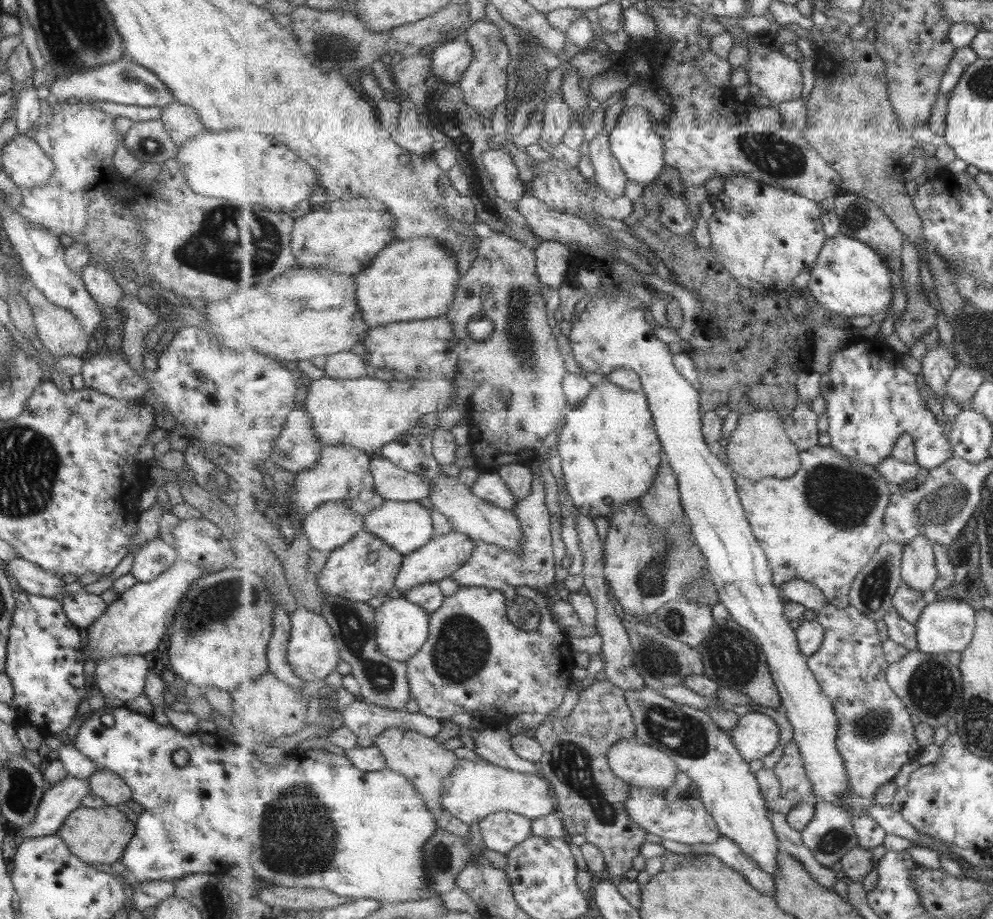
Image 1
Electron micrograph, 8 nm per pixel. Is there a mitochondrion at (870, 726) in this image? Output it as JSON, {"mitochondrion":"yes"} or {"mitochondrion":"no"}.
{"mitochondrion":"yes"}

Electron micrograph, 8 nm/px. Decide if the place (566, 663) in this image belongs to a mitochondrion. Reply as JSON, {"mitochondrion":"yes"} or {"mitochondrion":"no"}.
{"mitochondrion":"no"}

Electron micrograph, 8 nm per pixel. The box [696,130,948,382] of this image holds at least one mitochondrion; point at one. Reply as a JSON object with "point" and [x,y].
{"point":[857,216]}

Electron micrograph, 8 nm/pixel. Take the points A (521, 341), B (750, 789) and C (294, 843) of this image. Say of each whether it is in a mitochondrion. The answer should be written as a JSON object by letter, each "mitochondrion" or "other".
{"A":"mitochondrion","B":"other","C":"mitochondrion"}

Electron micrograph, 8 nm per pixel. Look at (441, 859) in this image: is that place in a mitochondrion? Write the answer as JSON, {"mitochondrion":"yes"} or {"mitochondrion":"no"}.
{"mitochondrion":"yes"}

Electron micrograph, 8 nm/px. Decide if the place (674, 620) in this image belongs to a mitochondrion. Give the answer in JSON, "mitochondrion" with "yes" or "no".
{"mitochondrion":"yes"}

